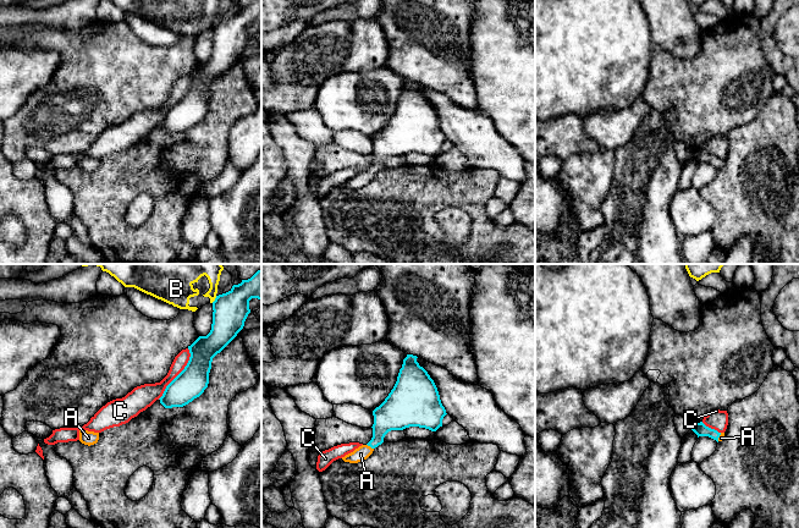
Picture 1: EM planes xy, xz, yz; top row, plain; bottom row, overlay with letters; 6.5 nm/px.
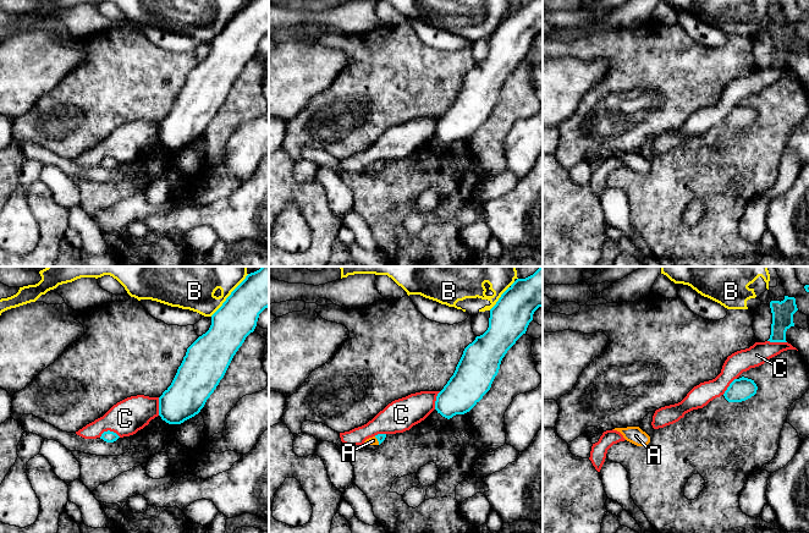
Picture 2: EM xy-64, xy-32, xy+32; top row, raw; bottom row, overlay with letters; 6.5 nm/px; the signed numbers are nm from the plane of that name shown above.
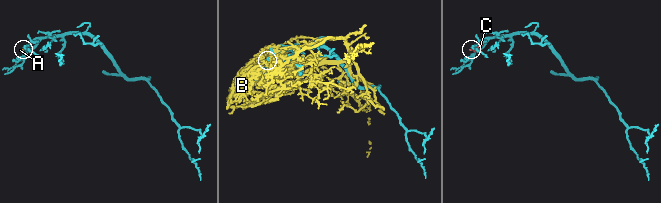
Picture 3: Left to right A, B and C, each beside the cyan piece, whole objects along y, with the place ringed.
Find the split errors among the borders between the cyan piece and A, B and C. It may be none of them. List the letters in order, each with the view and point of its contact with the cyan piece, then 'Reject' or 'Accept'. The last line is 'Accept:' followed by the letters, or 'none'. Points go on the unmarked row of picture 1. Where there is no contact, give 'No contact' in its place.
A: Touches cyan at xz (370, 172). Accept
B: Touches cyan at xy (215, 26). Reject
C: Touches cyan at xy (178, 100). Reject
Accept: A

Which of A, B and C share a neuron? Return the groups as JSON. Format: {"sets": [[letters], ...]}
{"sets": [["A"], ["B"], ["C"]]}

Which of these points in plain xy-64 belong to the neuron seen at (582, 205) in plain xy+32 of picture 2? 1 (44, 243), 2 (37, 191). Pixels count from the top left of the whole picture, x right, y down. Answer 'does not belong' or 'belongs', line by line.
1: belongs
2: belongs

